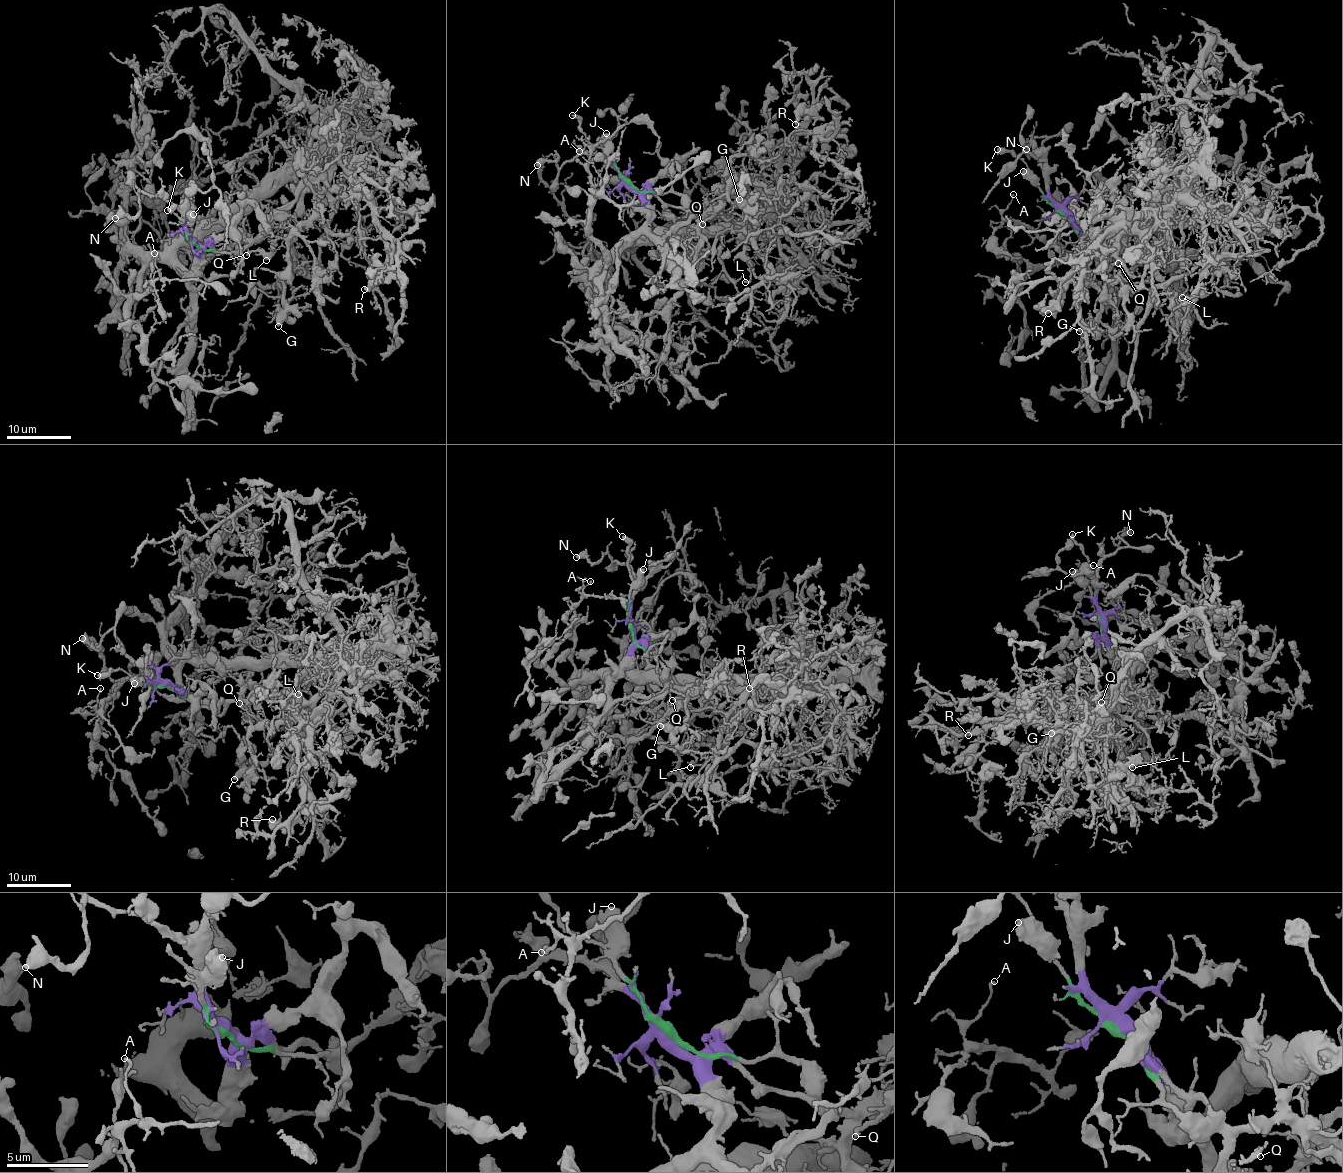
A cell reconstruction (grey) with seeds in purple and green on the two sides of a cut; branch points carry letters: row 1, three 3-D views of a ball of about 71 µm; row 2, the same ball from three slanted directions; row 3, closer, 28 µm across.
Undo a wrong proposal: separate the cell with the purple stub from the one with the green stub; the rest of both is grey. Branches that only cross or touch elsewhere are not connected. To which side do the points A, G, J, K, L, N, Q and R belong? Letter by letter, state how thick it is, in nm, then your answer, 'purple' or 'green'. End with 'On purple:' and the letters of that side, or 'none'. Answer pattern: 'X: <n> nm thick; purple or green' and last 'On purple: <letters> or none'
A: 140 nm thick; purple
G: 500 nm thick; purple
J: 650 nm thick; green
K: 460 nm thick; green
L: 190 nm thick; purple
N: 550 nm thick; purple
Q: 240 nm thick; purple
R: 320 nm thick; purple
On purple: A, G, L, N, Q, R

